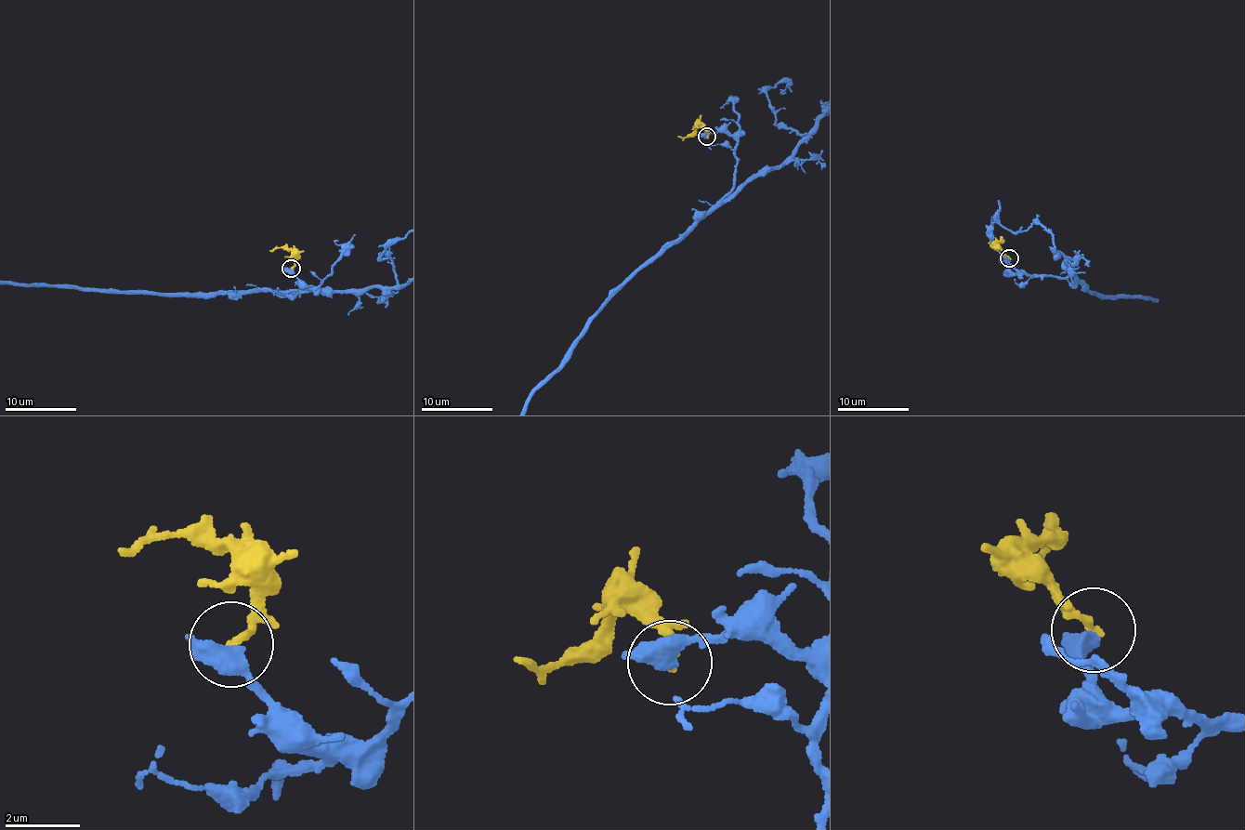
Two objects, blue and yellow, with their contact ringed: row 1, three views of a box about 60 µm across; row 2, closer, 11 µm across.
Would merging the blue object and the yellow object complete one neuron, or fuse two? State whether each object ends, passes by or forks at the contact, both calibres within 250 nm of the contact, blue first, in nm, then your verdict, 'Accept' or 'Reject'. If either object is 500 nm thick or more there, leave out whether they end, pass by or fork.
At the ring blue passes by. At the ring yellow ends. Thickness 440 nm (blue) against 190 nm. Reject

